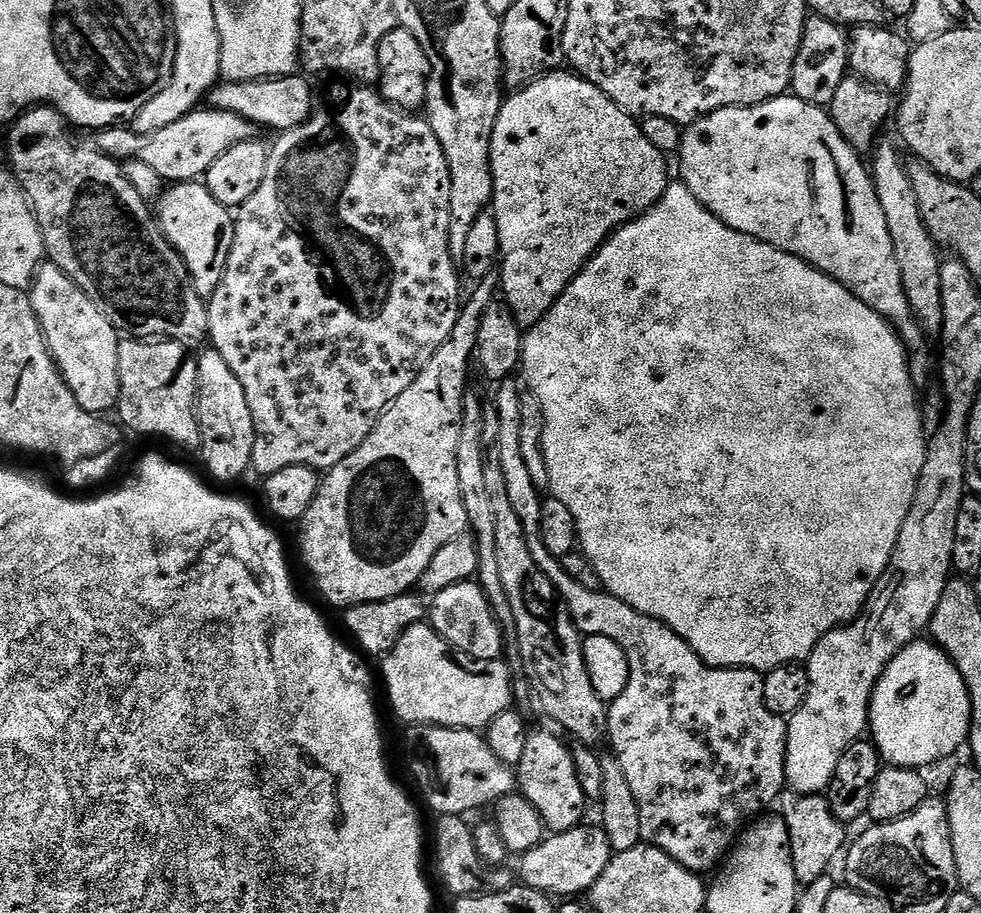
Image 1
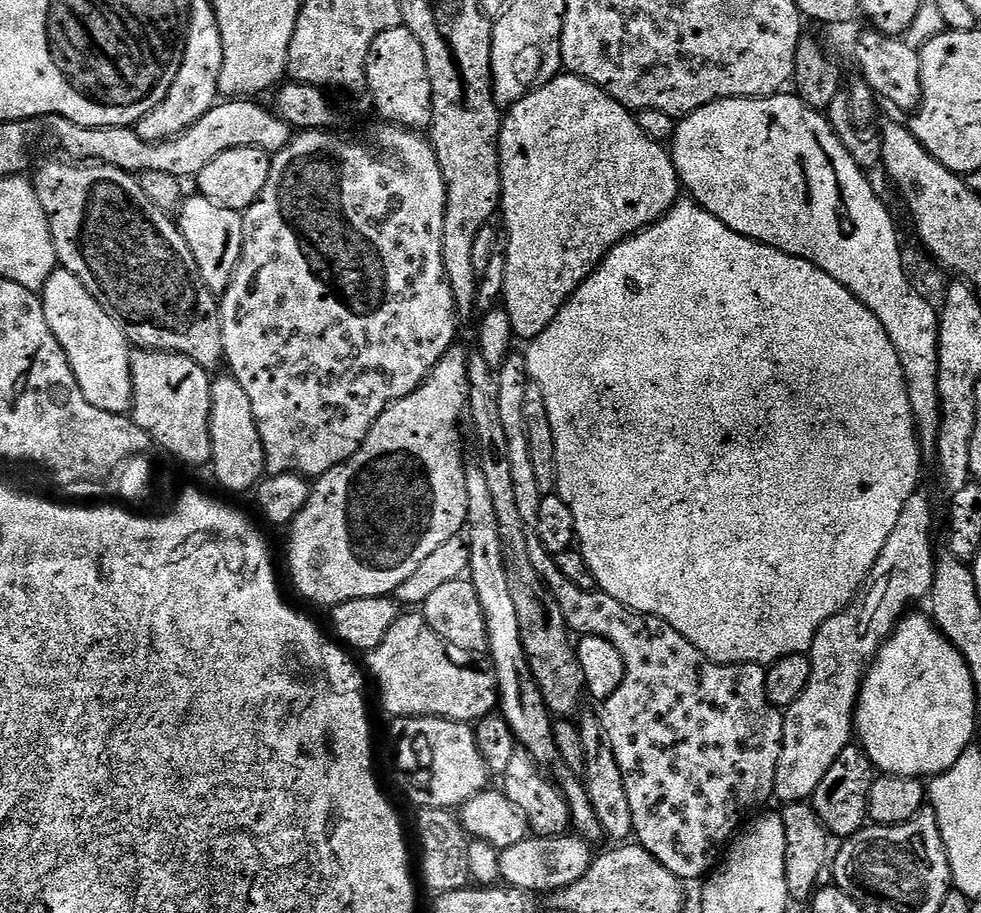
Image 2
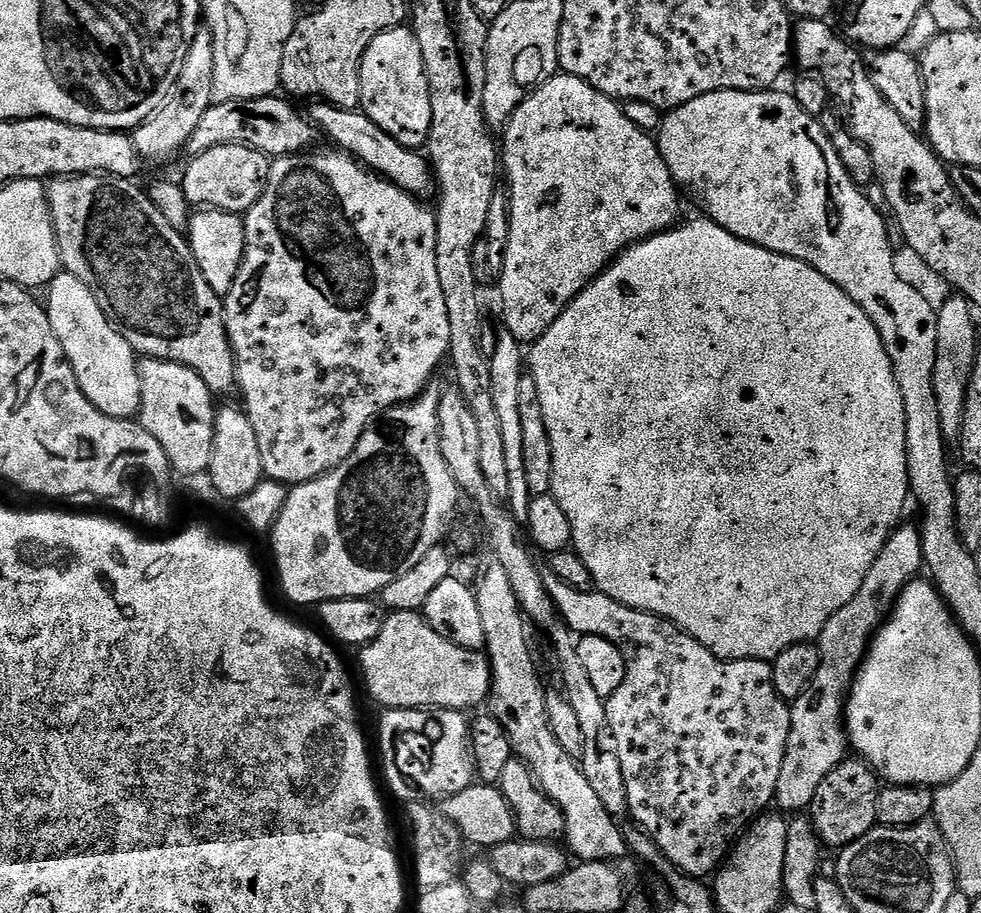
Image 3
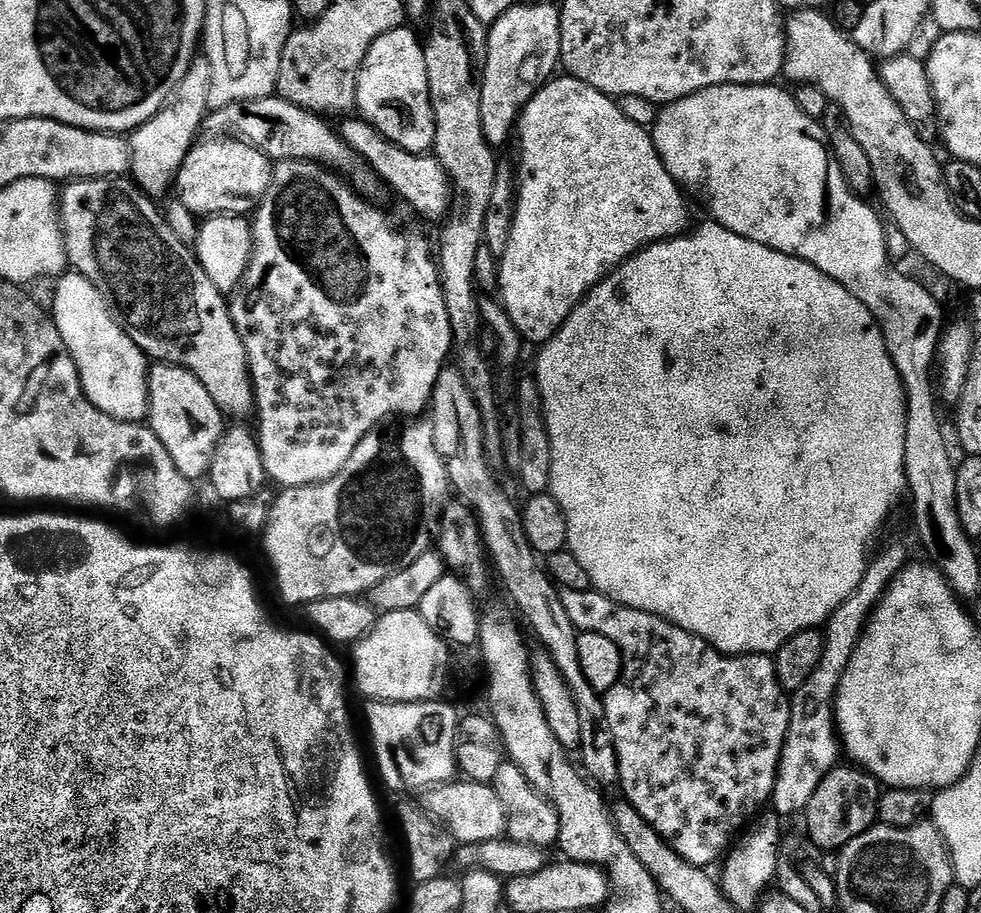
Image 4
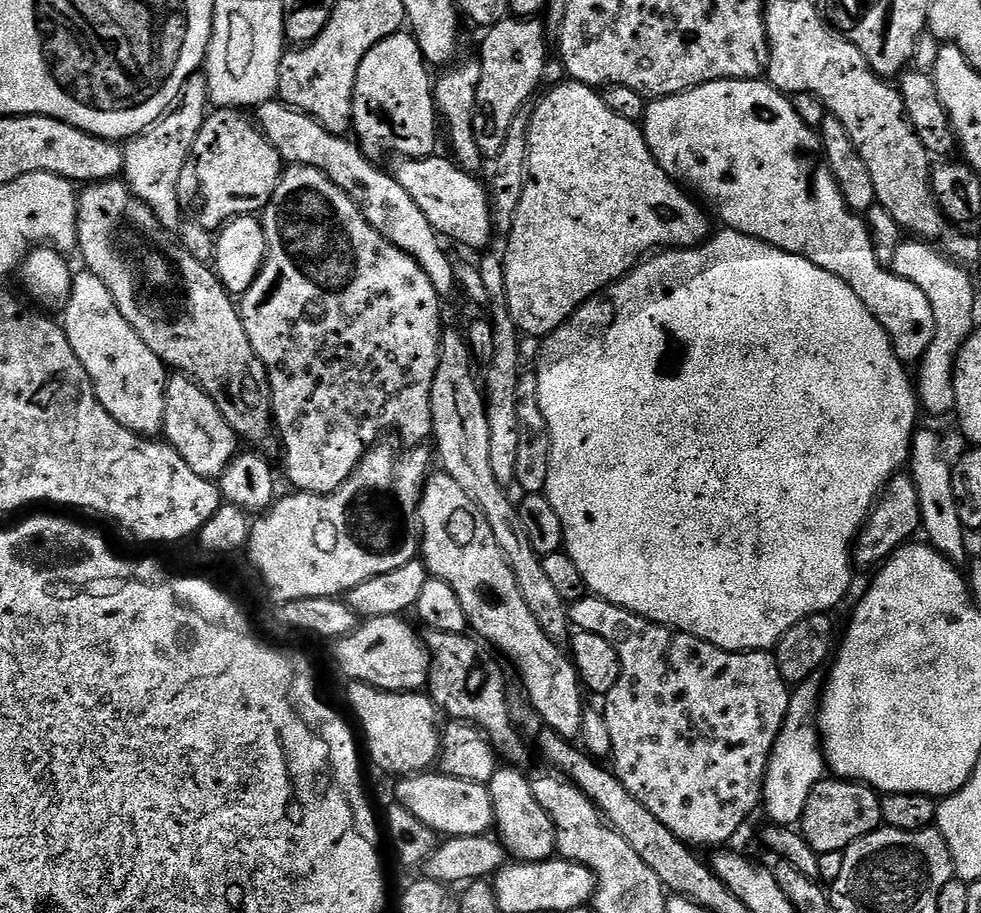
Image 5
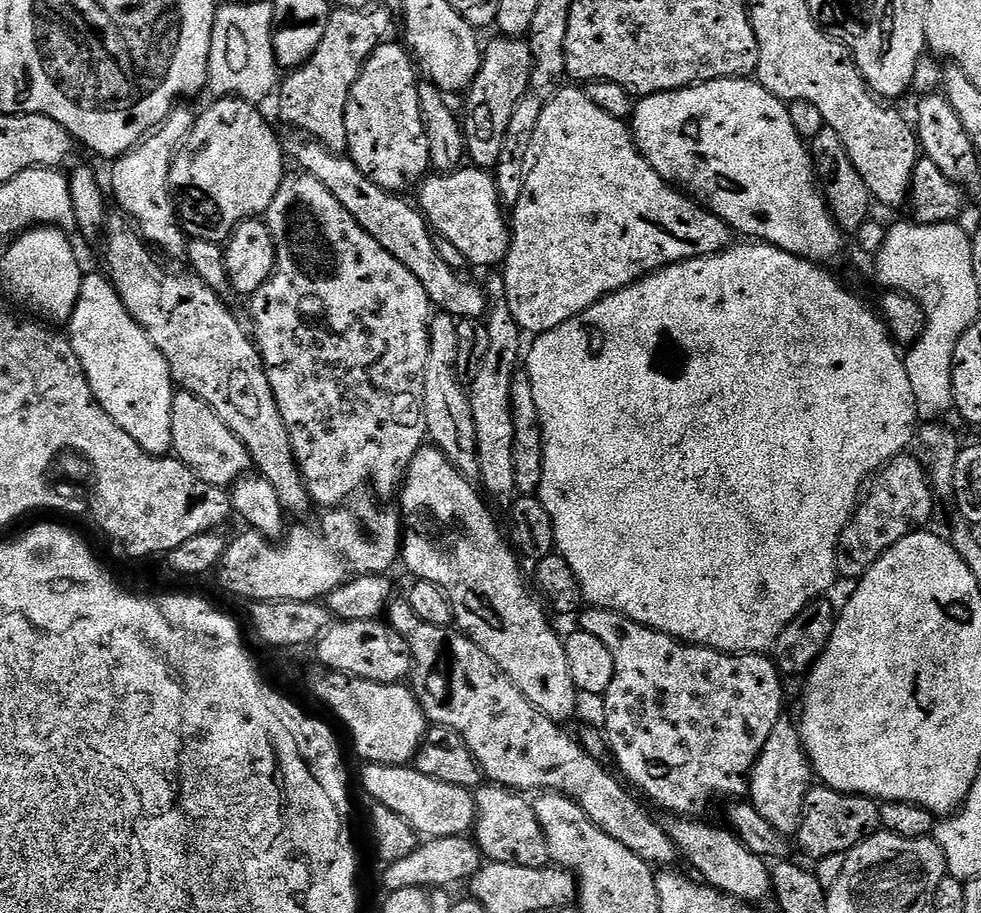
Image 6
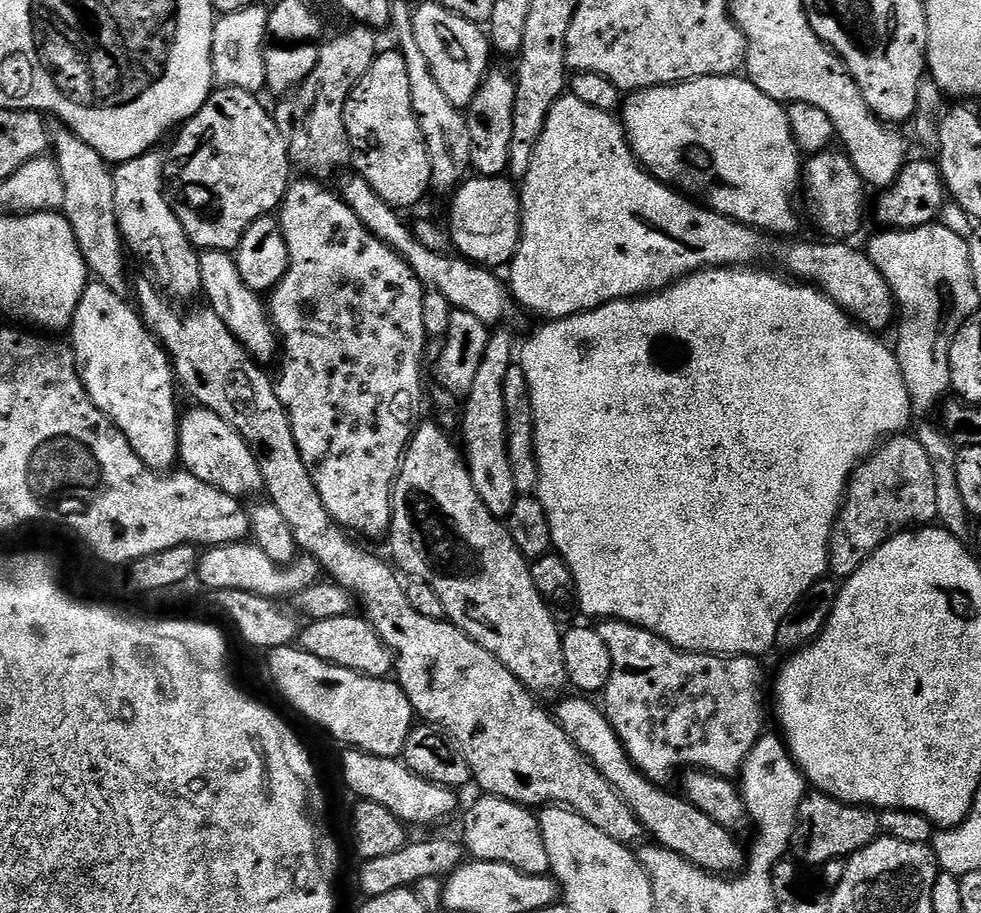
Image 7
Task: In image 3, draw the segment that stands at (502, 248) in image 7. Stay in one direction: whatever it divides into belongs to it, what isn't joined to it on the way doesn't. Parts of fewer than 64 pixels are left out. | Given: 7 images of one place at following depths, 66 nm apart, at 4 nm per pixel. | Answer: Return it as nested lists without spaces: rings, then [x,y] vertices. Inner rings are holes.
[[[316,102],[311,105],[310,119],[321,133],[324,132],[343,150],[349,157],[355,158],[365,169],[371,170],[375,175],[382,176],[386,180],[408,192],[417,198],[433,195],[434,169],[427,155],[411,148],[404,148],[386,130],[382,130],[374,123],[363,110],[339,108],[333,104]]]

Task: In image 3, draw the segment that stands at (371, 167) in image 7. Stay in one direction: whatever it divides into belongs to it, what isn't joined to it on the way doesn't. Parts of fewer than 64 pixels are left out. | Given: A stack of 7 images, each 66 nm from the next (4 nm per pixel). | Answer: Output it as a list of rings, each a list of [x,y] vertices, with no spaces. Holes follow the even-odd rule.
[[[411,27],[386,30],[378,34],[370,46],[366,46],[366,54],[362,54],[360,81],[360,108],[366,115],[404,148],[423,149],[432,130],[430,86],[426,78],[426,62],[422,58],[422,46]]]

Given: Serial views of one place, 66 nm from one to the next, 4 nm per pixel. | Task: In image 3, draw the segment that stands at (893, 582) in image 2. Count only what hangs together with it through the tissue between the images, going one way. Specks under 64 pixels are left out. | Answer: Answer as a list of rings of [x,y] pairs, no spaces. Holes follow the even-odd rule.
[[[897,527],[884,543],[884,549],[874,566],[870,566],[870,574],[866,574],[856,597],[846,602],[820,632],[818,674],[814,674],[814,682],[810,682],[803,694],[790,704],[790,734],[786,738],[786,754],[782,758],[782,774],[778,774],[775,798],[781,813],[800,814],[811,809],[814,794],[818,794],[818,786],[822,786],[822,778],[846,759],[844,751],[850,748],[846,735],[846,701],[852,682],[876,629],[884,623],[901,590],[917,579],[925,567],[919,527],[904,527]]]

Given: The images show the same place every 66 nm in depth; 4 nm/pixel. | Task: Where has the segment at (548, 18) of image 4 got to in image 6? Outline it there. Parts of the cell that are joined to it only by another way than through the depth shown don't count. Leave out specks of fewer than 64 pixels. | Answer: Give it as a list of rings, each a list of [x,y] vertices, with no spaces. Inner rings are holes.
[[[500,36],[487,41],[482,52],[480,69],[466,93],[468,101],[462,111],[466,156],[475,167],[495,169],[502,155],[502,146],[514,115],[514,106],[526,94],[532,73],[532,51],[527,39]]]

